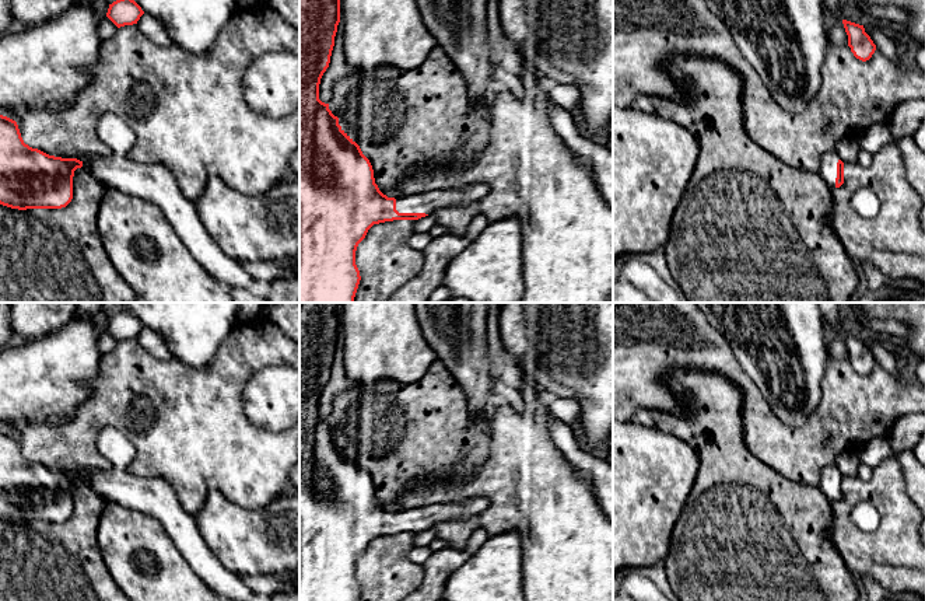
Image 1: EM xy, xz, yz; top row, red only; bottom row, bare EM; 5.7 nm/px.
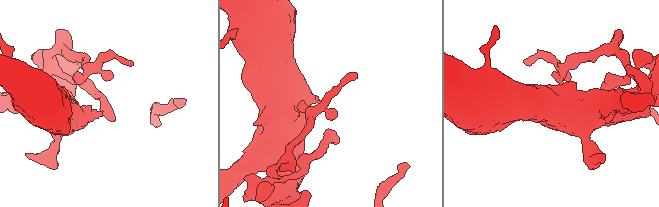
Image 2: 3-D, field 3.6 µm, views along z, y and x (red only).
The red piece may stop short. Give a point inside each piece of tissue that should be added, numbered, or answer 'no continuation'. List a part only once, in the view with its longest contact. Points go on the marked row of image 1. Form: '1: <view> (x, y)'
1: xz (427, 202)

